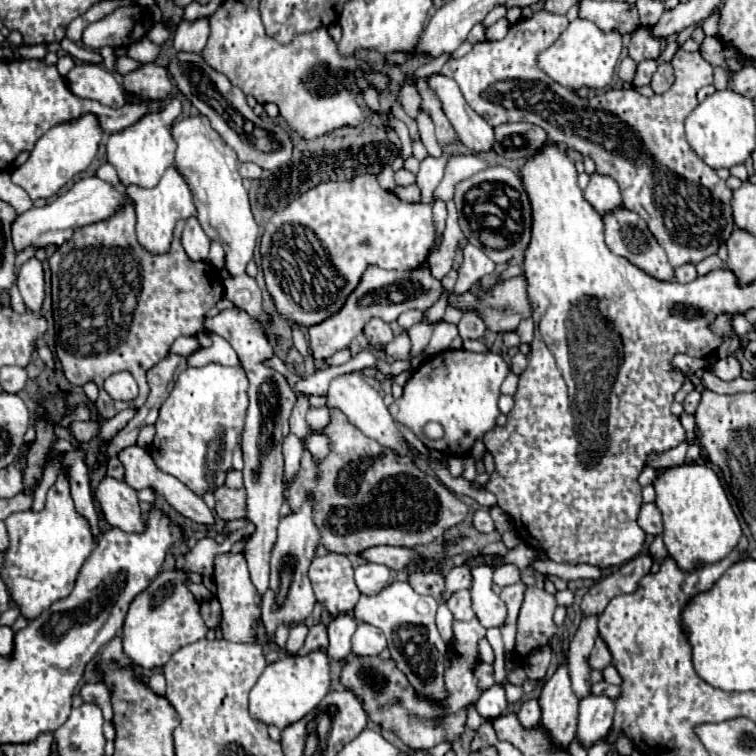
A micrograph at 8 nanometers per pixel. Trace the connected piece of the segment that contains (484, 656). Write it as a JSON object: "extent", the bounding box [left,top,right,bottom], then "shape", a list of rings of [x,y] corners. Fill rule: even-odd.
{"extent":[477,638,495,664],"shape":[[[481,638],[481,640],[479,640],[479,648],[477,648],[477,660],[479,660],[479,662],[487,662],[487,664],[493,664],[493,660],[495,660],[493,648],[491,648],[491,644],[487,642],[487,638]]]}

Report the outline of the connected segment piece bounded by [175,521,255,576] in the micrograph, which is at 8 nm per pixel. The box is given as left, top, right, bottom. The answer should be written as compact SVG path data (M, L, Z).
M247 521L245 527L231 534L229 538L225 538L223 544L217 544L213 538L203 538L187 554L179 556L175 560L175 566L183 572L199 572L203 576L211 576L213 574L213 558L221 552L229 552L242 537L251 535L254 530L254 524Z

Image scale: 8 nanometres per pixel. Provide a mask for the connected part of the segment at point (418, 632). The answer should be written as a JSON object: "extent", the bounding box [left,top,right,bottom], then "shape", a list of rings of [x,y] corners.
{"extent":[353,582,451,702],"shape":[[[393,582],[377,596],[361,596],[353,610],[357,620],[377,626],[387,636],[391,658],[395,666],[407,676],[417,696],[429,702],[443,702],[449,696],[445,686],[445,670],[451,660],[451,650],[439,636],[435,612],[437,600],[433,596],[417,594],[405,582]]]}

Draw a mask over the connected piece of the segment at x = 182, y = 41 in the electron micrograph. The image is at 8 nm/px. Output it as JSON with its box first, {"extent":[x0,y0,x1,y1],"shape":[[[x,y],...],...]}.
{"extent":[173,18,209,54],"shape":[[[199,18],[193,22],[183,20],[173,36],[173,46],[179,52],[195,52],[199,54],[209,38],[209,18]]]}

